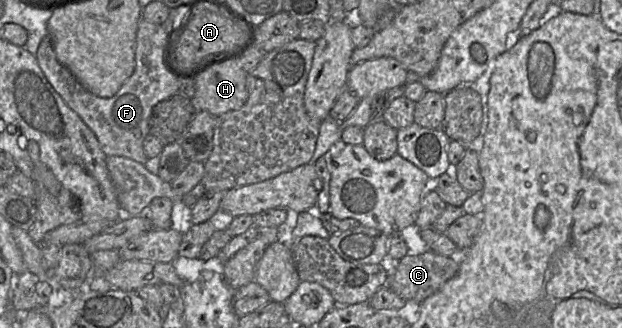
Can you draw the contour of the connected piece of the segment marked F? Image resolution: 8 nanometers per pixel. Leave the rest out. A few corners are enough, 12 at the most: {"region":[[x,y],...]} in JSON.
{"region":[[140,19],[134,71],[111,98],[58,62],[48,34],[35,57],[107,157],[143,165],[152,109],[177,94],[162,63],[167,32]]}

